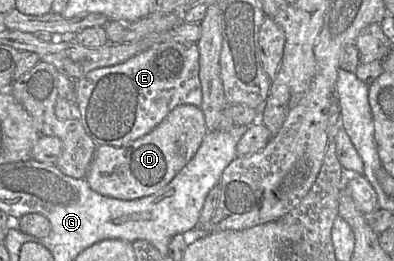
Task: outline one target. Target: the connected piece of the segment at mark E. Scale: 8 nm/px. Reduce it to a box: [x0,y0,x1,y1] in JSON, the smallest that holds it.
[75,41,202,146]

